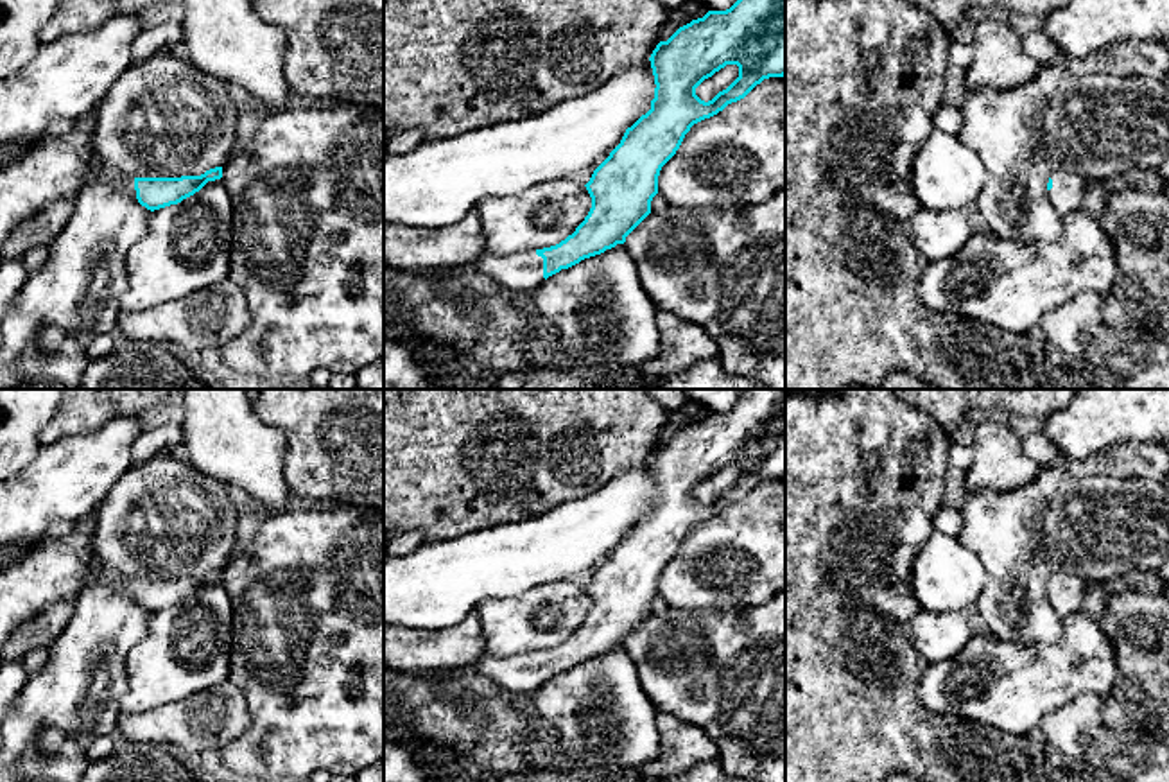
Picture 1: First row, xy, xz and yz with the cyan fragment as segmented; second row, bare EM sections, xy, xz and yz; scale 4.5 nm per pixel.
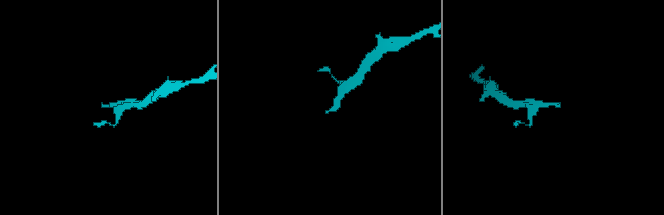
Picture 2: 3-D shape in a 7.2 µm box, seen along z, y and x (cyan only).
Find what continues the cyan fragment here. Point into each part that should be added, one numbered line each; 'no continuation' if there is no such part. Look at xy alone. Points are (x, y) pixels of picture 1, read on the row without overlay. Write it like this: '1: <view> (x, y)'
1: xy (126, 585)

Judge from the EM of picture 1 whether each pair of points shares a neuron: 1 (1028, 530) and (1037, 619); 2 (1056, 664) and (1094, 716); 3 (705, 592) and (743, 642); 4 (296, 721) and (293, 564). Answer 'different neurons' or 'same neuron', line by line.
1: same neuron
2: different neurons
3: different neurons
4: same neuron

